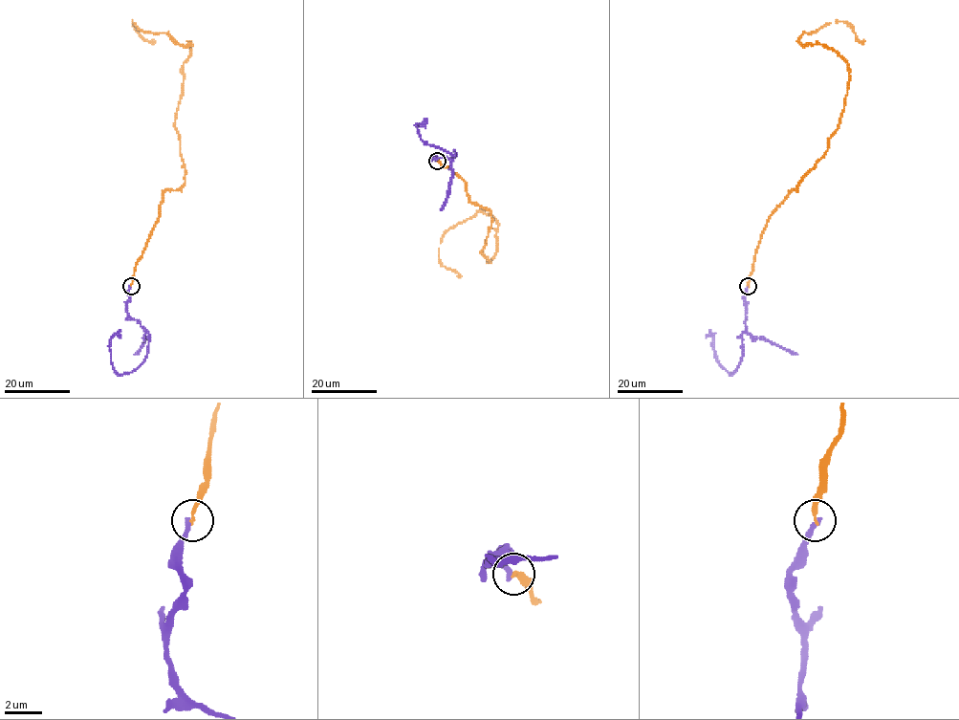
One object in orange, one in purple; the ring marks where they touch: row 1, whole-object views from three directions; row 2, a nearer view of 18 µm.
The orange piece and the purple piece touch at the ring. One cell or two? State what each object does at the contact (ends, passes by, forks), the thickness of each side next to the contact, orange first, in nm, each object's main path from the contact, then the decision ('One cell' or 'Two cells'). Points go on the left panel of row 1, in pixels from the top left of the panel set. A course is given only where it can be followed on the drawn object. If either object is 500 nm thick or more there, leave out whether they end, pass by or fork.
At the ring orange ends. At the ring purple ends. Thickness 190 nm (orange) against 260 nm. Course of orange: (131, 286), (163, 193), (185, 183), (174, 127), (190, 44), (144, 32), (132, 21), (144, 38), (155, 40). Course of purple: (130, 286), (127, 315), (148, 333), (148, 352), (131, 372), (118, 374), (110, 339), (116, 334), (121, 338). Two cells

